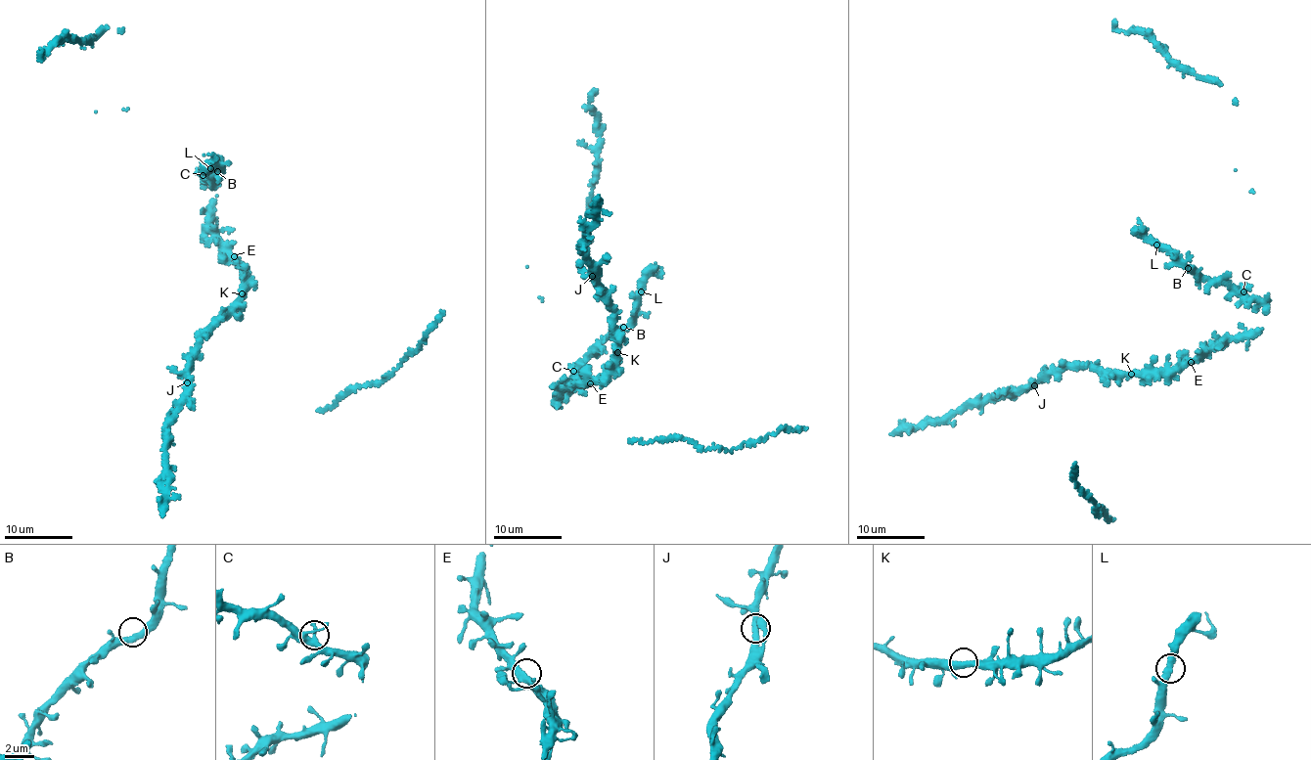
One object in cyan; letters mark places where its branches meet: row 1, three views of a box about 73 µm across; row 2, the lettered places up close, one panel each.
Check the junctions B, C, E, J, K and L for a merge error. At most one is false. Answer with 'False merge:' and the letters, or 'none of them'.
False merge: none of them

